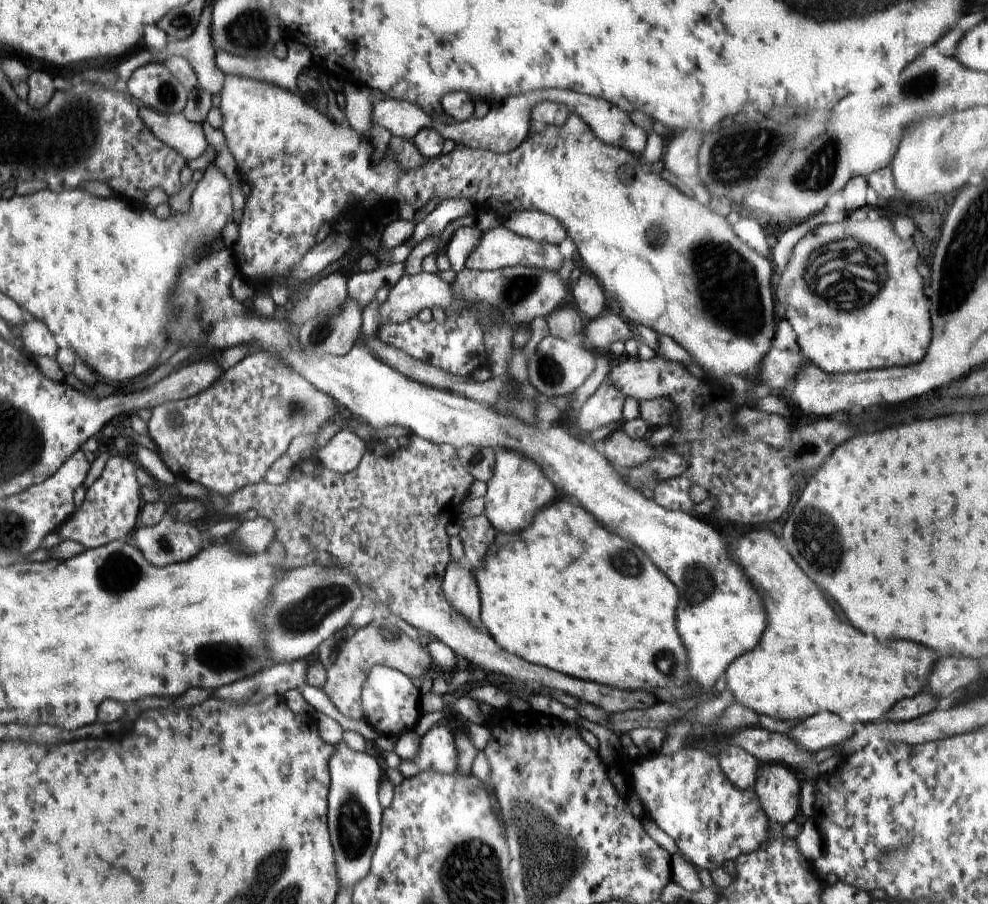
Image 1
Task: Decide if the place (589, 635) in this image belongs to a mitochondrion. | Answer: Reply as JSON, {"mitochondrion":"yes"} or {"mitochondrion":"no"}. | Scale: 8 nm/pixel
{"mitochondrion":"no"}

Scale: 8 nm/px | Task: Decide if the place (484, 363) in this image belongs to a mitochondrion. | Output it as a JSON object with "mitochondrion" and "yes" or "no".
{"mitochondrion":"no"}

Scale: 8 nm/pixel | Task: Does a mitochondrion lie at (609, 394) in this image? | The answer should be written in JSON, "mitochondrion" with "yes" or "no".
{"mitochondrion":"no"}

